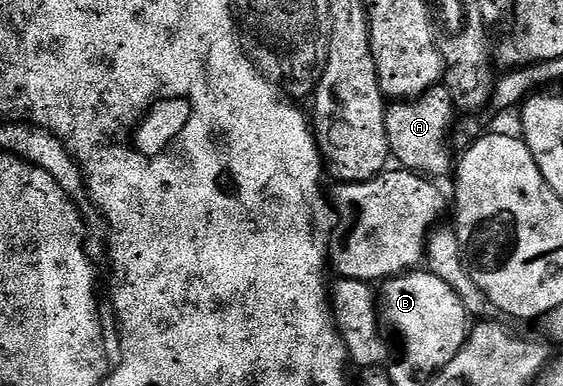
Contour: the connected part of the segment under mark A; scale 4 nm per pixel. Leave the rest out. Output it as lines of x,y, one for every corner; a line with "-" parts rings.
435,85
415,99
404,99
392,103
386,109
386,139
389,154
397,166
411,169
429,179
440,179
453,172
454,153
448,150
448,132
458,110
450,91
445,85

